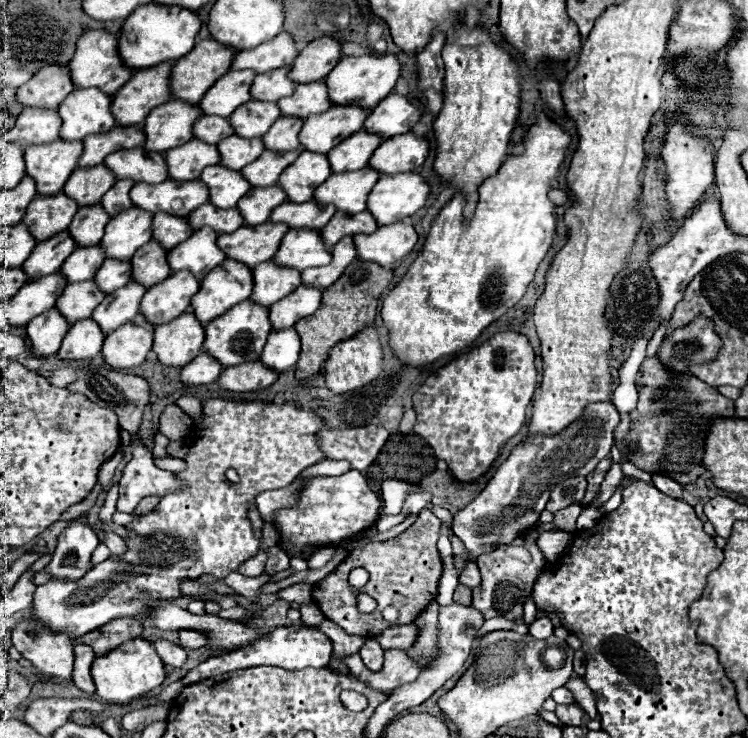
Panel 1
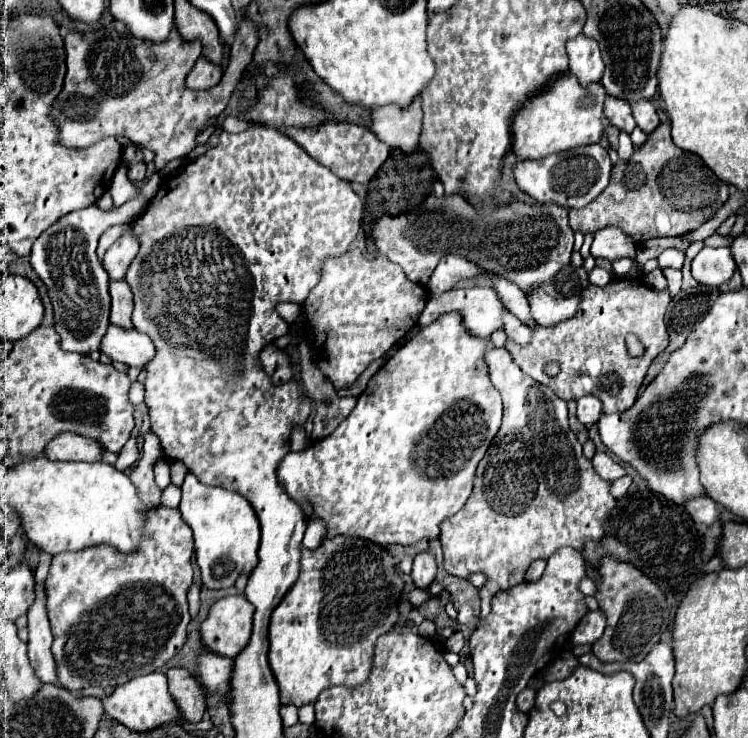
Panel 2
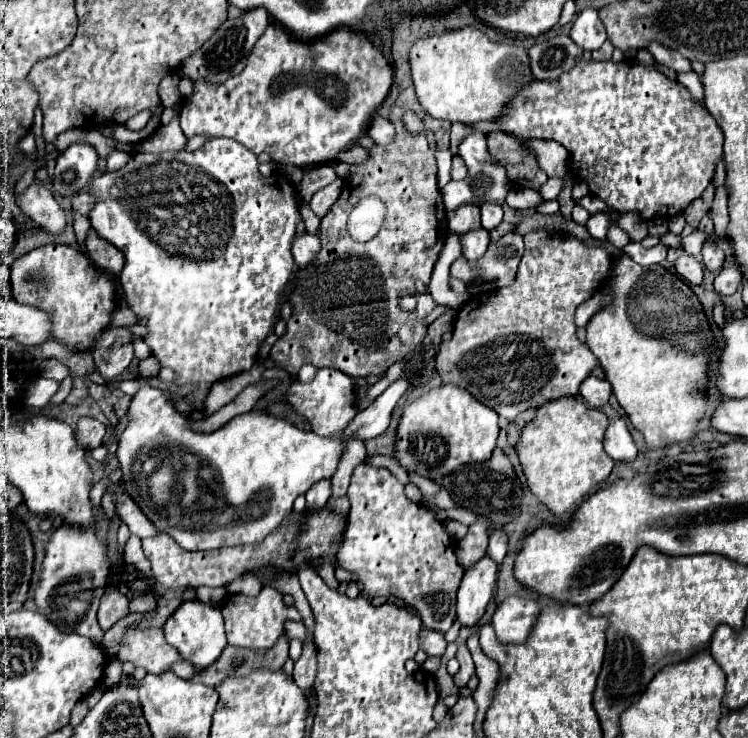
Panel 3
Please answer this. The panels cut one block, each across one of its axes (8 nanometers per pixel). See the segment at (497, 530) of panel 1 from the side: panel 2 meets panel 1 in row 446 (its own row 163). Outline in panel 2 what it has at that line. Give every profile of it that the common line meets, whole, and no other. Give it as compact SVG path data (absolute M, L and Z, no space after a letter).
M602 144L578 146L558 154L550 154L542 160L518 160L514 164L514 178L522 192L530 194L538 202L556 202L566 208L584 208L592 202L610 182L610 154Z

